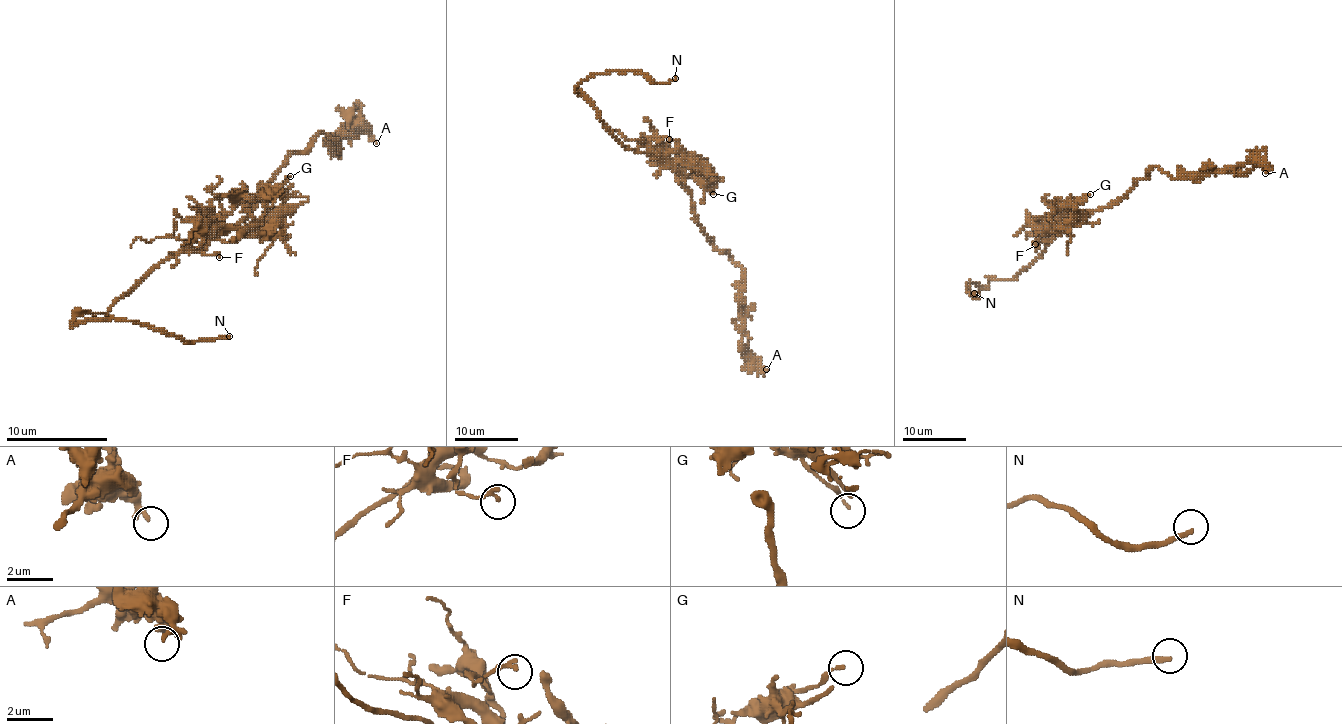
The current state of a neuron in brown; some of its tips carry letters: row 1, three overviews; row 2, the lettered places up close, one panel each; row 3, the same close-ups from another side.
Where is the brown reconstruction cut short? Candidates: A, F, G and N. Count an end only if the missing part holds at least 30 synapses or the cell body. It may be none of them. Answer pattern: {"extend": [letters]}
{"extend": ["N"]}

